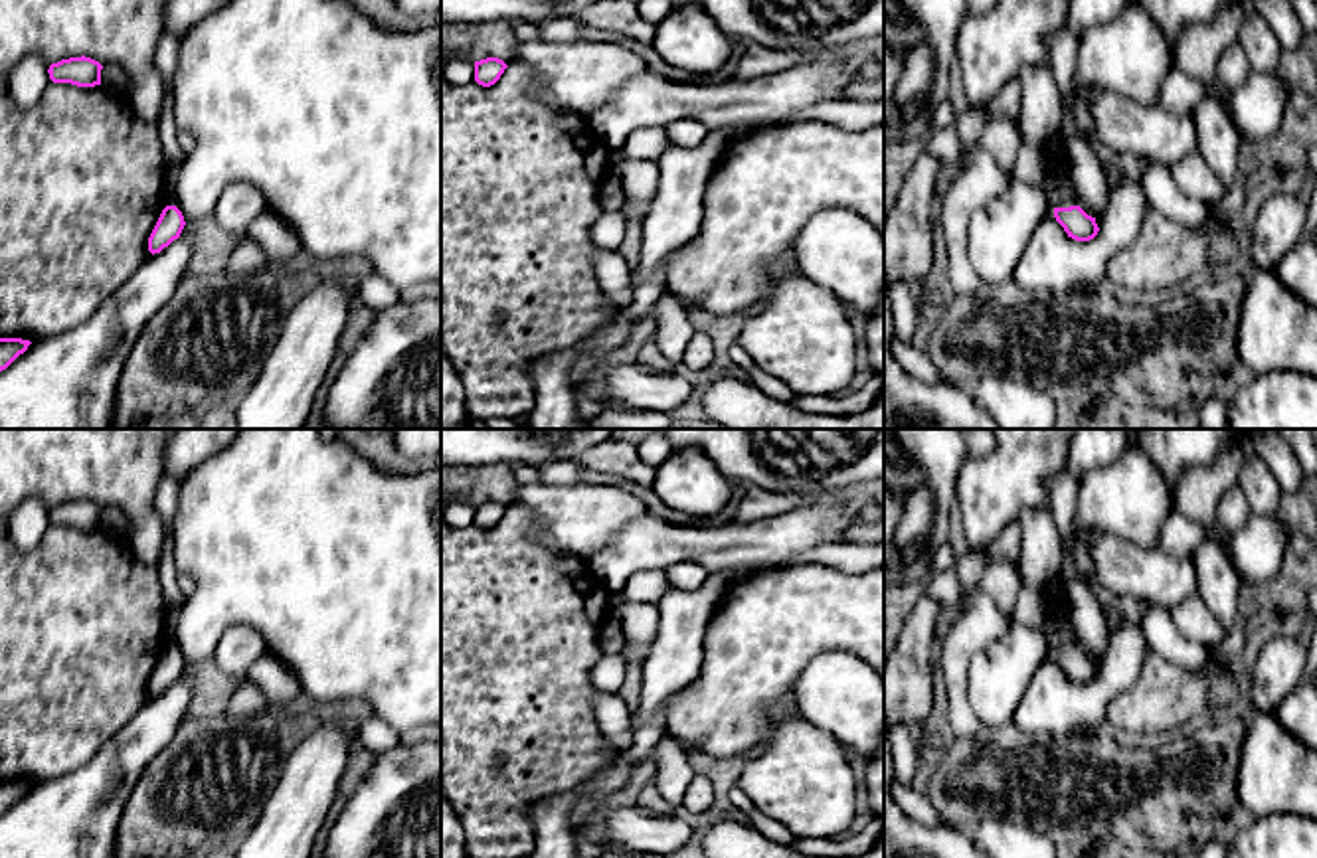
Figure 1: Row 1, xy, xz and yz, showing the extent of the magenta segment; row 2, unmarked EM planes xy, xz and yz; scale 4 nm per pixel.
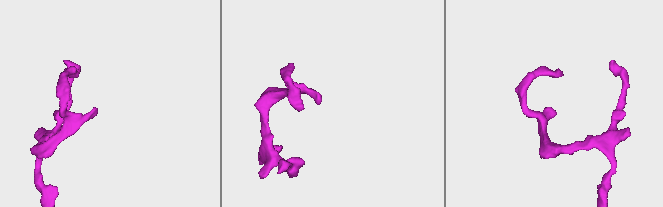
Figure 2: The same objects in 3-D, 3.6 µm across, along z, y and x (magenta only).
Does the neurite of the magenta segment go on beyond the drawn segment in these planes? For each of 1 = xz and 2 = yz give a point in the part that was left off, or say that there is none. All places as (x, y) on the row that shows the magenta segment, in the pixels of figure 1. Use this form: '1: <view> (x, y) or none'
1: none
2: none

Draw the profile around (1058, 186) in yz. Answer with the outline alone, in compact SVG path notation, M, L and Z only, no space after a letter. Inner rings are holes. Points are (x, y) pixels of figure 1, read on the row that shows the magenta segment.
M1066 158L1048 166L1040 188L1044 190L1052 210L1080 206L1078 192L1072 180L1072 168Z

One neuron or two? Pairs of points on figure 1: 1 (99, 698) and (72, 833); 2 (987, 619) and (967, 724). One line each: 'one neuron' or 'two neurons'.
1: two neurons
2: one neuron

